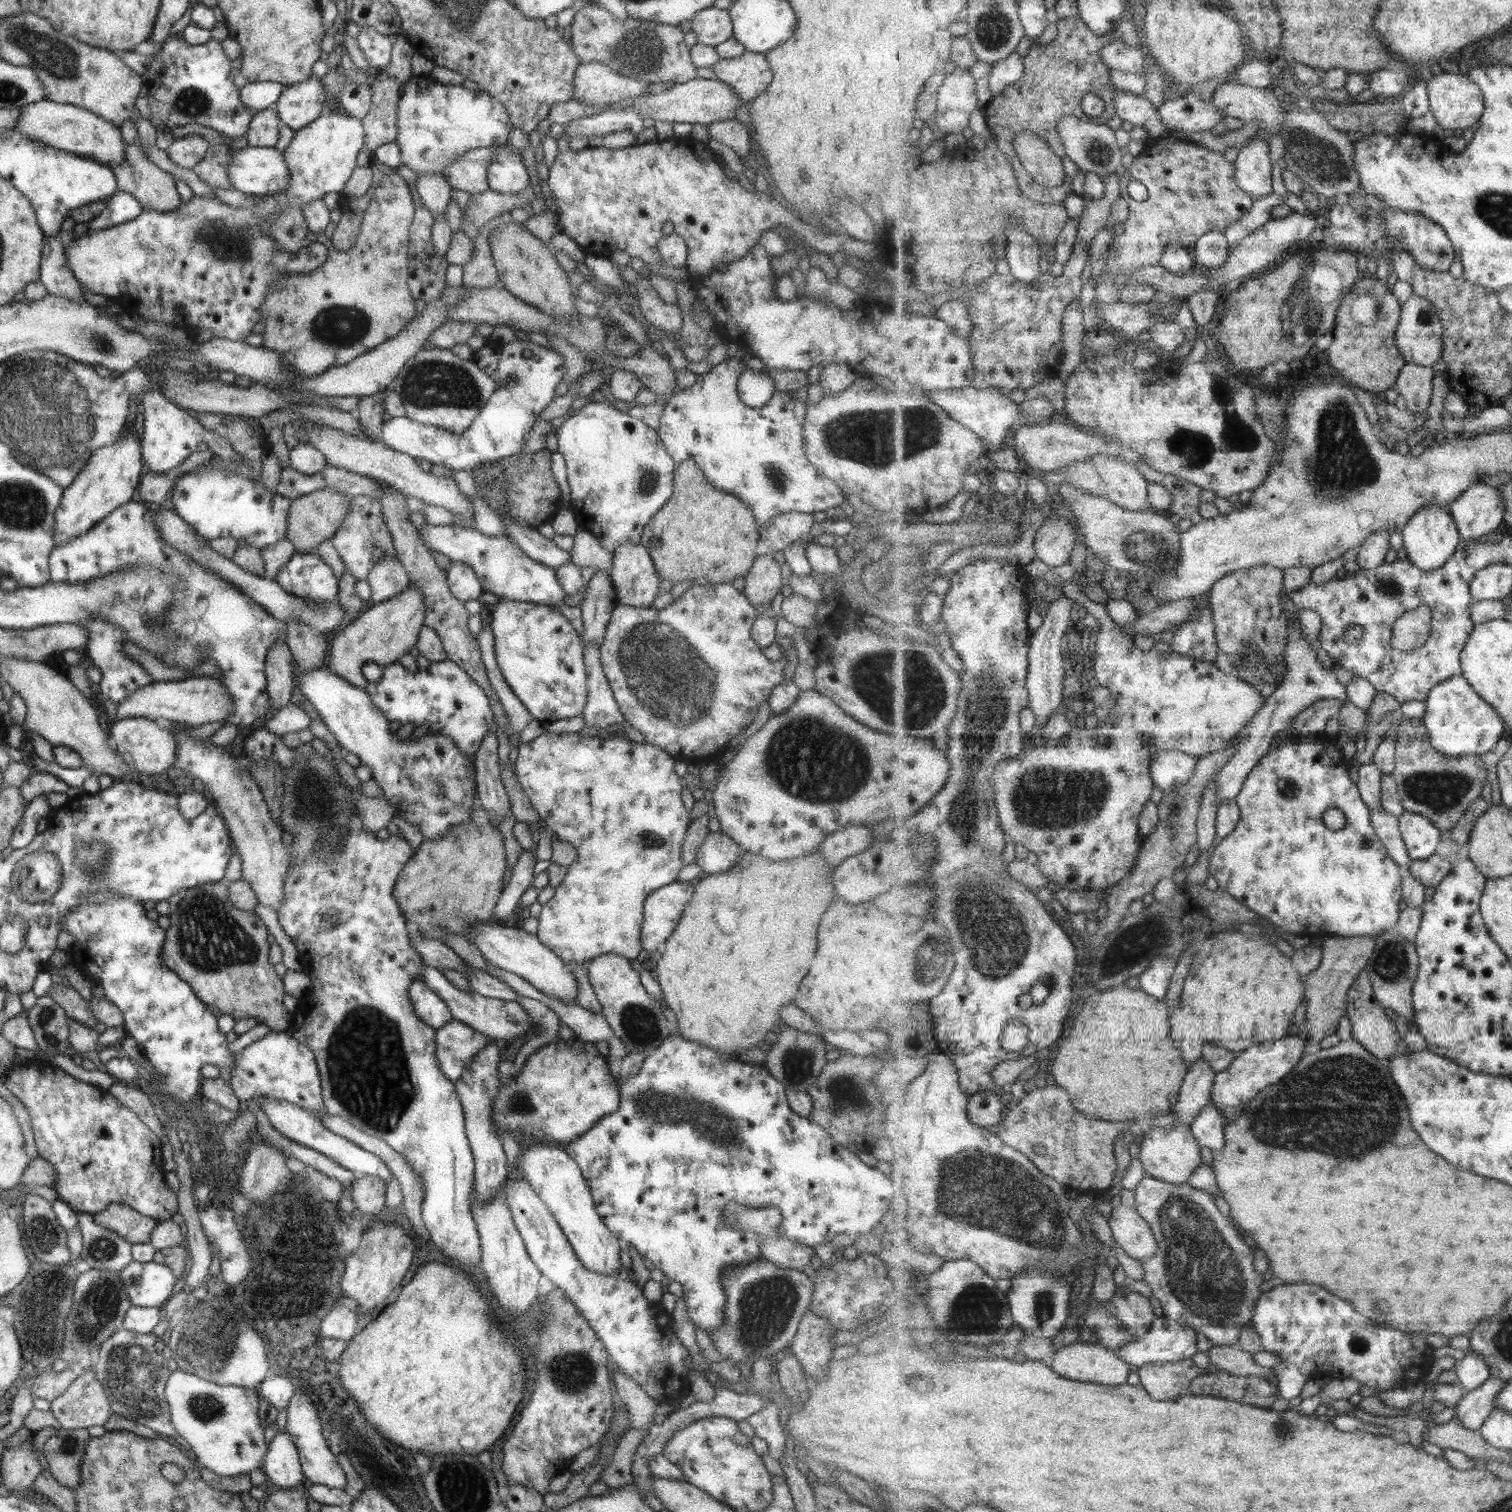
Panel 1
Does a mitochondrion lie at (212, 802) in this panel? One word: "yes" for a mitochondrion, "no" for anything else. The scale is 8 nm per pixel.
no

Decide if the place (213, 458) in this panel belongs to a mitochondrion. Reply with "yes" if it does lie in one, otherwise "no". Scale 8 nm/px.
no

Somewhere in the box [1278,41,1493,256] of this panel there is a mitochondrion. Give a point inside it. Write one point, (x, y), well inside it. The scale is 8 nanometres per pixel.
(1318, 157)

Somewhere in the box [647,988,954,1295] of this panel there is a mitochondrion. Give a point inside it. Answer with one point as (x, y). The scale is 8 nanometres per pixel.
(797, 1063)

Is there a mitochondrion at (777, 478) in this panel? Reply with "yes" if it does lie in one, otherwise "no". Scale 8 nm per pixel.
yes

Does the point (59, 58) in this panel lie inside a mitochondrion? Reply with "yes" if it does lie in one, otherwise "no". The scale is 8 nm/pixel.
yes

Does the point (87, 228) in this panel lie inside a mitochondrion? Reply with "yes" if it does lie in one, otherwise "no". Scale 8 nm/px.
no

